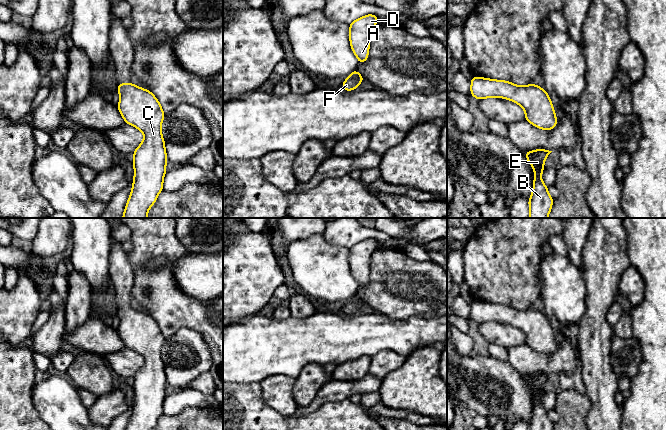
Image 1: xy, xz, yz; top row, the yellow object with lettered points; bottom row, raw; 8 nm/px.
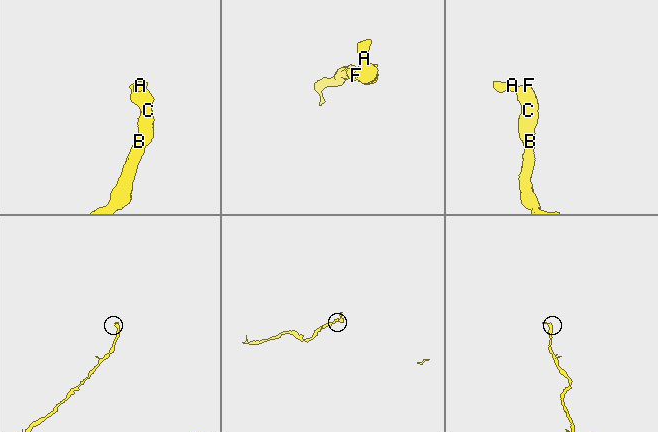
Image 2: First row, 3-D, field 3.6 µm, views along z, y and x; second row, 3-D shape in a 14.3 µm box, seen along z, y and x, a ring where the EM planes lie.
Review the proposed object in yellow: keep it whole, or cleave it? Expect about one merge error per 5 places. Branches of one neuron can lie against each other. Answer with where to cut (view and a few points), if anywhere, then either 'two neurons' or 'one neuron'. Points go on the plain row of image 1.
cut none; one neuron

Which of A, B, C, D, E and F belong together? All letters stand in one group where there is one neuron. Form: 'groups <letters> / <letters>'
groups A B C D E F

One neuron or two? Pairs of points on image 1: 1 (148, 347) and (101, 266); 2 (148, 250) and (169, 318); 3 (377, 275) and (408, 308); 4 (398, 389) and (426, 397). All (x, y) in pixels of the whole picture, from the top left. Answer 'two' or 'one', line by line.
1: two
2: one
3: one
4: one

